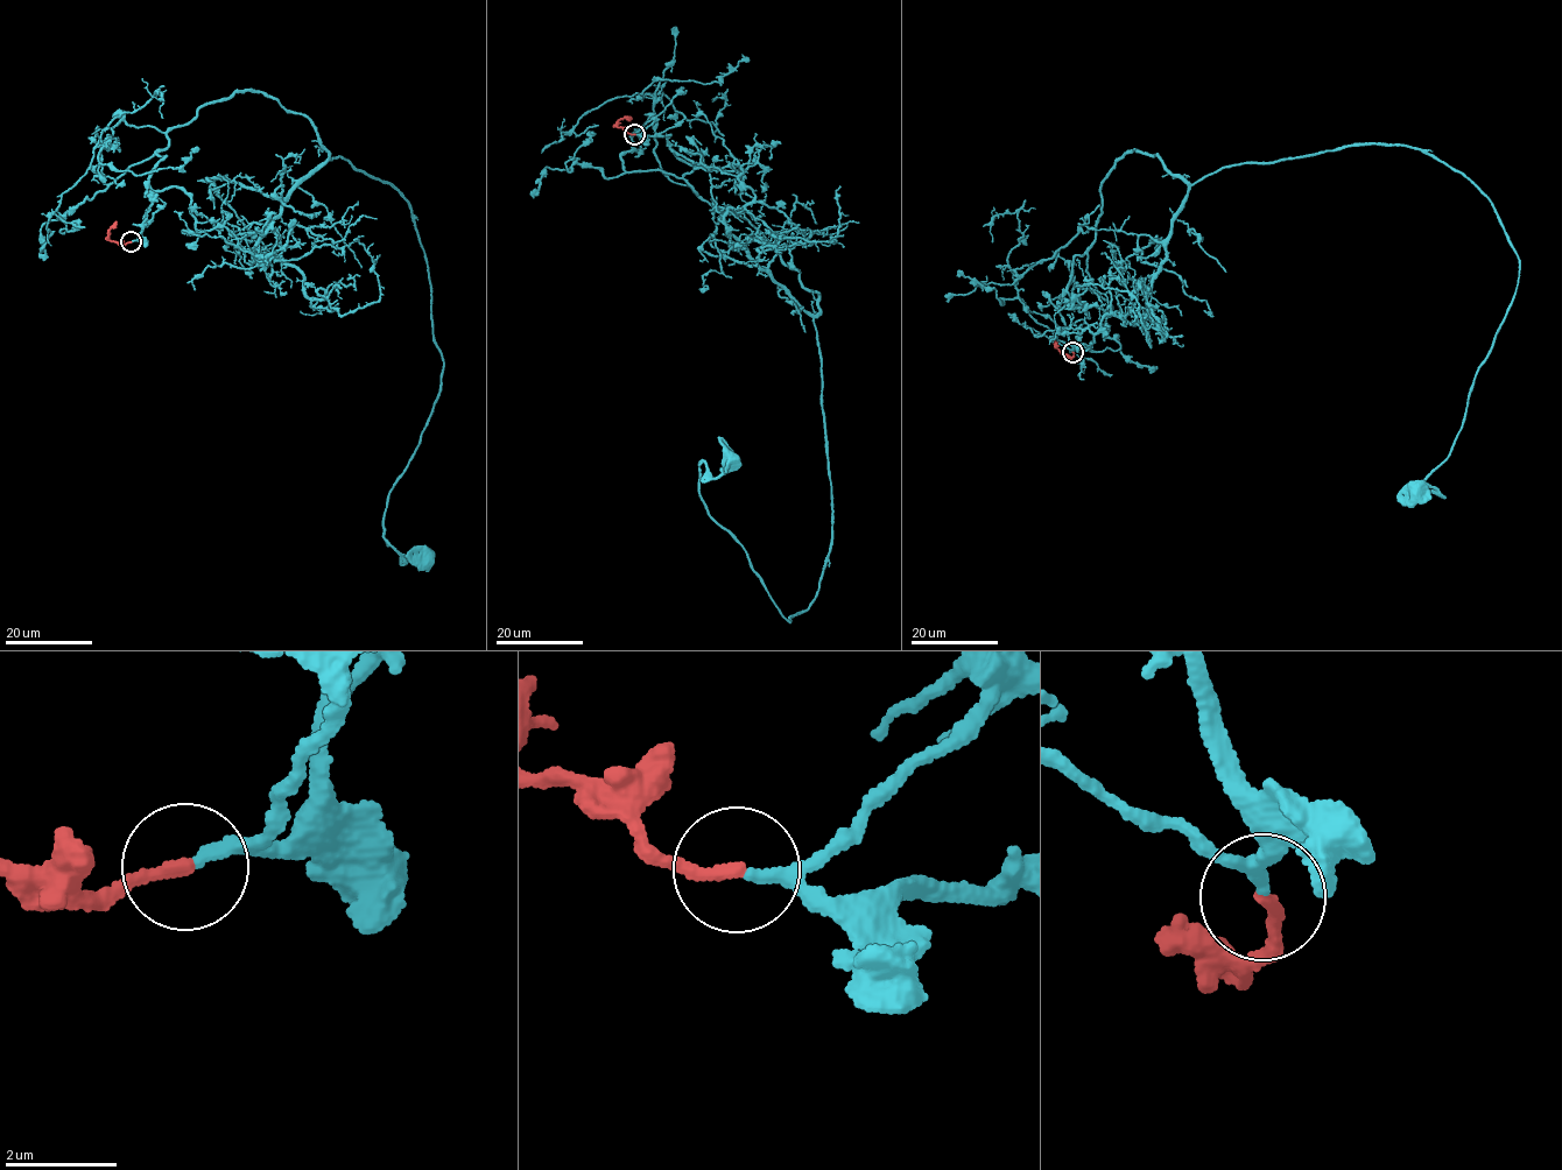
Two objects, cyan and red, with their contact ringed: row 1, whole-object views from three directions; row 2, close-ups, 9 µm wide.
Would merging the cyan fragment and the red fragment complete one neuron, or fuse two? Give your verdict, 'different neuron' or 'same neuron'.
same neuron

